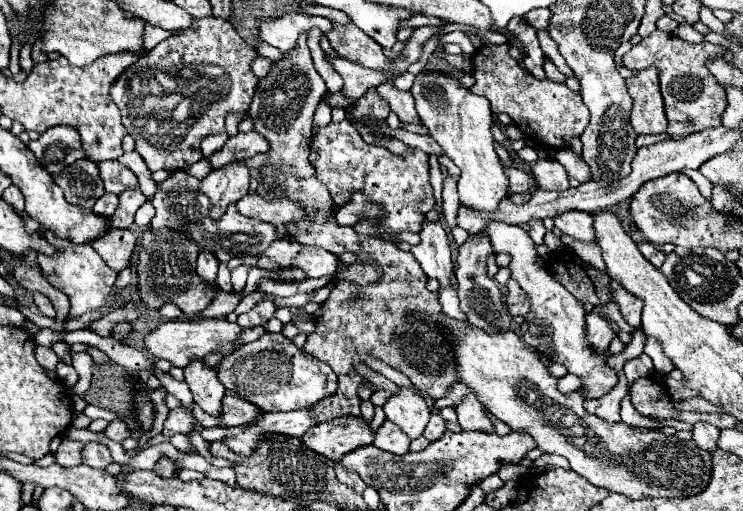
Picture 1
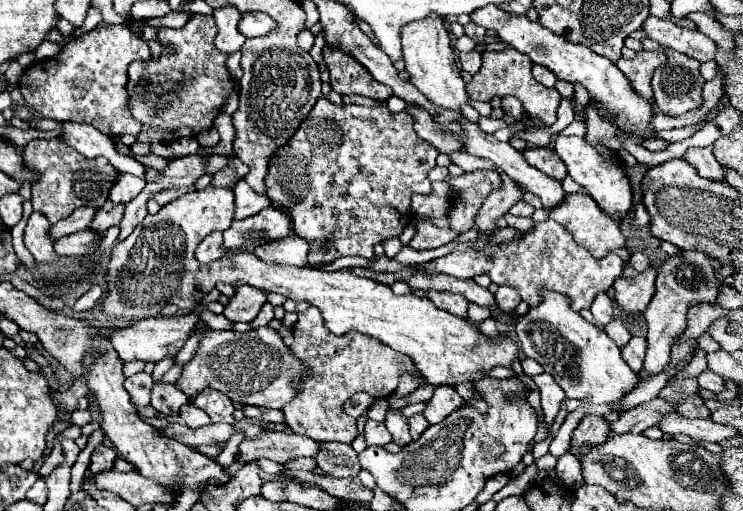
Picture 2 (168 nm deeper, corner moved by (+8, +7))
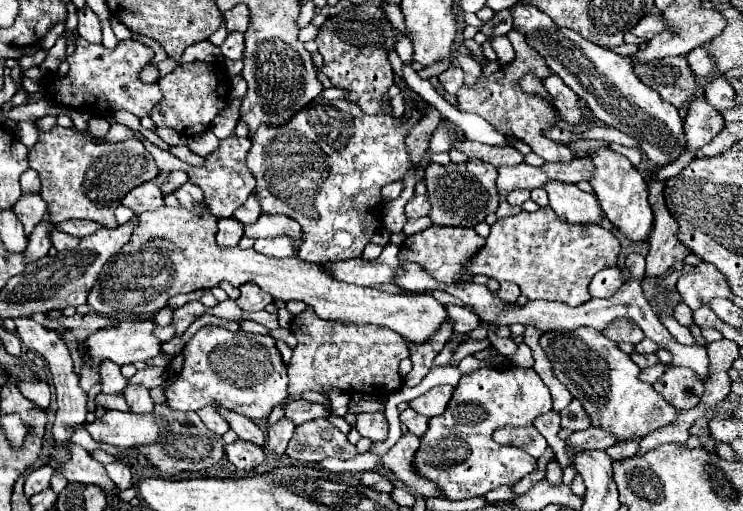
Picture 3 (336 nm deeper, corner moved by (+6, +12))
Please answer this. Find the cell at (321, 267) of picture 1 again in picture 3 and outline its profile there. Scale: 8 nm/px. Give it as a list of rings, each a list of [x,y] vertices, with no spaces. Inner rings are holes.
[[[276,236],[276,238],[258,238],[254,244],[254,250],[270,256],[270,258],[288,258],[296,254],[294,250],[294,240],[290,236]]]

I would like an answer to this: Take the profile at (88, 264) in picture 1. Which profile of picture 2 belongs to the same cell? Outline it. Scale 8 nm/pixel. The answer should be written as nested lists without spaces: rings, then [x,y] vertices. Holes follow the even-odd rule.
[[[32,211],[24,229],[24,245],[38,263],[60,261],[60,257],[54,253],[54,241],[50,239],[48,231],[50,231],[50,221],[42,213]]]

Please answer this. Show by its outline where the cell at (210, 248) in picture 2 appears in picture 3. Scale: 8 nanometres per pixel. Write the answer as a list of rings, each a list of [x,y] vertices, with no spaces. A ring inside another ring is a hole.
[[[222,218],[218,222],[218,234],[216,234],[216,242],[220,248],[232,248],[238,246],[240,238],[242,238],[242,224],[234,218]]]

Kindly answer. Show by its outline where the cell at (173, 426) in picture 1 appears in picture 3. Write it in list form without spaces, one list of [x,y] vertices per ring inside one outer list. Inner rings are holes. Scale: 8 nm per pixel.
[[[212,406],[202,408],[202,410],[198,410],[196,414],[202,418],[202,422],[204,422],[204,424],[214,432],[214,434],[220,434],[220,436],[222,436],[222,434],[228,432],[228,428],[230,428],[228,422],[226,422],[226,420],[224,420],[224,418],[222,418],[222,416],[212,408]]]

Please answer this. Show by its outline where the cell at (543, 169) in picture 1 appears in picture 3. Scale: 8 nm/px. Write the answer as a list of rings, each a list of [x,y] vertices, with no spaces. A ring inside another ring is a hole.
[[[510,30],[506,34],[516,50],[516,58],[506,64],[504,70],[500,72],[494,72],[490,78],[480,78],[478,84],[474,88],[466,88],[462,86],[456,94],[456,100],[458,100],[458,108],[462,112],[476,112],[480,114],[482,118],[486,118],[488,122],[496,124],[496,128],[502,132],[505,136],[512,136],[518,140],[524,141],[532,148],[534,154],[542,156],[546,162],[562,162],[562,164],[568,164],[574,160],[574,152],[568,150],[566,146],[558,144],[558,142],[552,142],[548,140],[544,135],[545,129],[550,129],[558,120],[558,114],[554,106],[550,106],[548,102],[544,102],[542,98],[536,98],[536,96],[530,96],[526,92],[520,90],[518,86],[518,80],[532,72],[534,76],[538,76],[540,80],[546,78],[550,74],[550,68],[546,66],[546,62],[542,60],[542,56],[538,56],[524,40],[524,36],[516,30]]]

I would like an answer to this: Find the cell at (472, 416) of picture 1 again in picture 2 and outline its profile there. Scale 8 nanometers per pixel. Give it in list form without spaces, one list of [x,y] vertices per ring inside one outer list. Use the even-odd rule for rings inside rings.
[[[438,385],[434,389],[434,395],[428,399],[426,409],[422,411],[422,415],[426,417],[426,421],[430,425],[434,425],[434,423],[440,423],[452,411],[456,411],[462,403],[464,403],[464,399],[452,387]]]

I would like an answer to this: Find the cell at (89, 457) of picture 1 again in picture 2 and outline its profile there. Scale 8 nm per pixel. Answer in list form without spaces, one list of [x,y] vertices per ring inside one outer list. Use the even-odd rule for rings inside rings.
[[[98,445],[92,453],[92,463],[90,463],[90,471],[96,475],[96,473],[102,473],[102,471],[110,471],[114,469],[114,463],[116,463],[116,451],[112,447],[104,447],[104,445]]]

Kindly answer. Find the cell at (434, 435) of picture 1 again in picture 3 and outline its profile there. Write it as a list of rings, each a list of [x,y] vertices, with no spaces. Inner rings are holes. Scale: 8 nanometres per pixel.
[[[406,408],[404,412],[400,412],[400,422],[408,426],[408,430],[416,436],[422,436],[428,430],[428,418],[420,416],[418,412],[414,412],[412,408]]]

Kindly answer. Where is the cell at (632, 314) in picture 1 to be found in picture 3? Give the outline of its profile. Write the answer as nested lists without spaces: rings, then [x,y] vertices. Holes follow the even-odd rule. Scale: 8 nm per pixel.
[[[650,180],[648,188],[650,188],[648,202],[650,202],[650,208],[654,212],[654,224],[652,224],[652,230],[648,234],[650,252],[646,256],[646,276],[658,278],[674,262],[686,258],[690,254],[690,250],[674,238],[678,228],[676,228],[676,220],[670,216],[666,204],[664,204],[664,196],[662,196],[664,182]]]

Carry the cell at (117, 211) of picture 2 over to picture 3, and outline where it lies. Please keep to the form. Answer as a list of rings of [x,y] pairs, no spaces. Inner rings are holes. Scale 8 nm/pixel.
[[[66,220],[66,222],[58,224],[58,230],[66,232],[66,234],[72,234],[72,236],[78,236],[78,238],[94,234],[100,228],[102,228],[102,224],[92,224],[90,220],[88,222],[86,220]]]

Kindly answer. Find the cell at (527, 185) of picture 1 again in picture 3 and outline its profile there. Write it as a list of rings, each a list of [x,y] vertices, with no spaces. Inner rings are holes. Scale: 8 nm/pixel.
[[[468,160],[464,164],[440,166],[430,162],[426,168],[426,190],[432,200],[430,218],[438,226],[476,226],[488,214],[496,212],[500,200],[496,194],[496,168],[480,160]]]

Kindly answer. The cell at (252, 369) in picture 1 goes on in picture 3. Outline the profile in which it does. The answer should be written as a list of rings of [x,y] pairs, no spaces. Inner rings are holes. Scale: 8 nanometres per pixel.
[[[222,326],[200,328],[182,350],[184,368],[166,388],[166,400],[176,410],[200,410],[214,400],[250,420],[264,420],[288,394],[288,376],[276,340],[270,334],[232,332]]]

